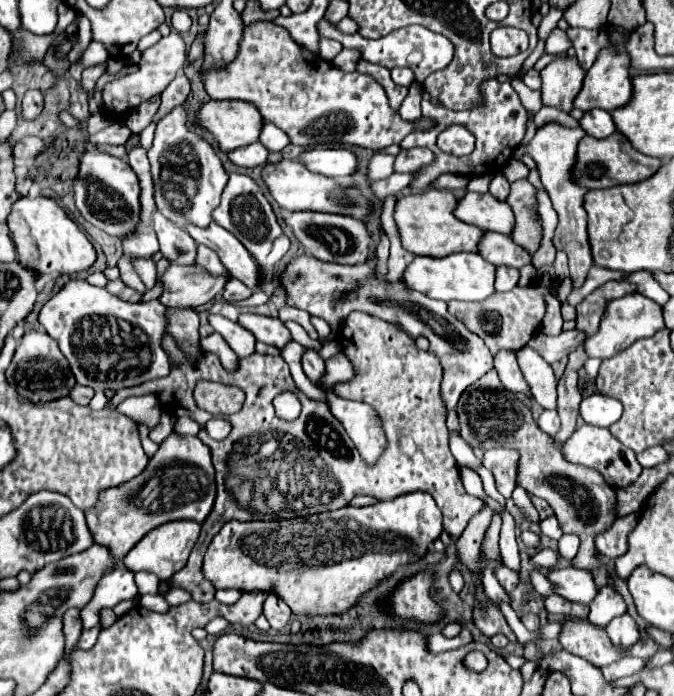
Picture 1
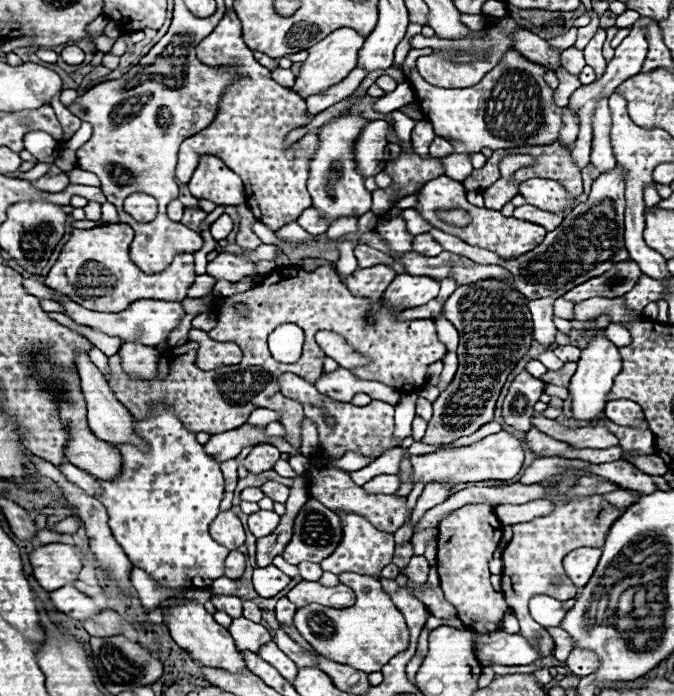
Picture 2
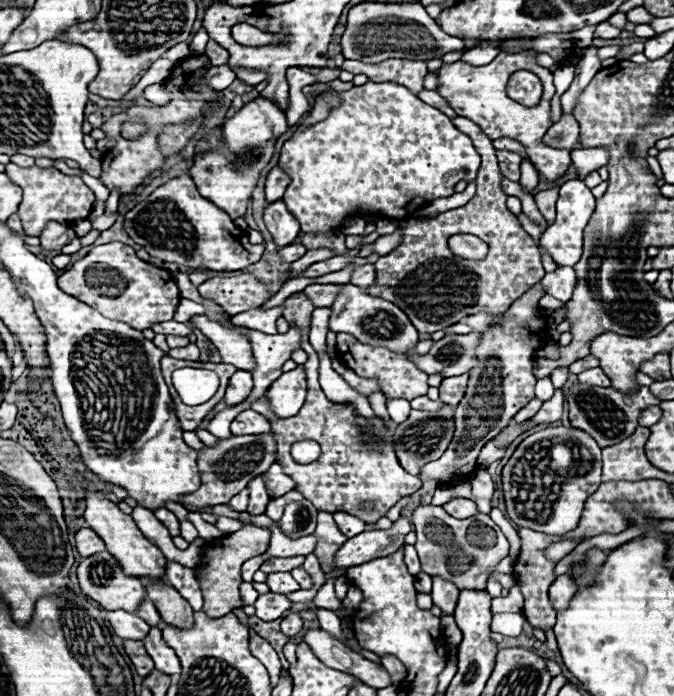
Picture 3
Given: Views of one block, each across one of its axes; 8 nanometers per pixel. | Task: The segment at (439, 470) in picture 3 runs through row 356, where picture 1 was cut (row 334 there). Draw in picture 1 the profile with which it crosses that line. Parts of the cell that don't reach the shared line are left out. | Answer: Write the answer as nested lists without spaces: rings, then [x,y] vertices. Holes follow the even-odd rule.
[[[516,286],[510,292],[494,292],[488,300],[482,302],[448,302],[448,310],[464,322],[468,330],[478,334],[484,344],[490,348],[492,354],[498,354],[500,350],[508,352],[518,352],[528,344],[528,340],[534,336],[534,332],[540,328],[542,316],[546,312],[544,300],[542,300],[544,290],[540,286],[528,286],[520,288]]]

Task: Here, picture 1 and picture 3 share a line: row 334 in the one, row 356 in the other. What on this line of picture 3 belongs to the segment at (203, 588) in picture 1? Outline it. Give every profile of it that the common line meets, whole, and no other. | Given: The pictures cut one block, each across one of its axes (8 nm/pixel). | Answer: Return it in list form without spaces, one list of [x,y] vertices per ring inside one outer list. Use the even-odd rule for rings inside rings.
[[[338,333],[336,354],[362,378],[376,378],[380,384],[380,390],[384,392],[386,400],[394,398],[404,398],[412,400],[416,396],[424,396],[428,392],[428,374],[418,370],[412,362],[408,362],[408,352],[396,354],[392,350],[384,350],[384,346],[368,346],[362,342],[356,342],[350,334]],[[164,356],[164,358],[162,358],[162,374],[164,374],[168,386],[172,388],[172,382],[170,382],[170,372],[172,372],[172,370],[176,370],[176,368],[180,368],[180,366],[194,366],[194,364],[198,364],[198,362],[190,362],[190,360],[186,362],[186,360],[176,360],[176,358],[172,358],[172,356]]]

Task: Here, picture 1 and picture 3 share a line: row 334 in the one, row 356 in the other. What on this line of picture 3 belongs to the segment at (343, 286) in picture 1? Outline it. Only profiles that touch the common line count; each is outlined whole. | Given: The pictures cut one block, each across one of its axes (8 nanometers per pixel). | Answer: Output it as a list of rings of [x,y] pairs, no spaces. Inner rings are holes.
[[[480,332],[452,334],[434,342],[426,356],[412,354],[410,360],[426,374],[440,374],[444,378],[464,374],[476,366],[476,346],[480,344]]]

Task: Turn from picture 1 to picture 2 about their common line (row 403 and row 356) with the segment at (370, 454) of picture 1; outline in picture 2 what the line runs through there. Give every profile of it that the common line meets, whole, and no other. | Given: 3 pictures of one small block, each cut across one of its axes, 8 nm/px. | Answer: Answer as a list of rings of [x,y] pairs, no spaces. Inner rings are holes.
[[[322,330],[317,332],[315,336],[320,350],[328,356],[334,358],[340,366],[344,368],[352,368],[352,366],[362,366],[364,362],[368,362],[364,356],[356,354],[346,342],[344,338],[340,338],[338,334],[332,334],[331,331]]]

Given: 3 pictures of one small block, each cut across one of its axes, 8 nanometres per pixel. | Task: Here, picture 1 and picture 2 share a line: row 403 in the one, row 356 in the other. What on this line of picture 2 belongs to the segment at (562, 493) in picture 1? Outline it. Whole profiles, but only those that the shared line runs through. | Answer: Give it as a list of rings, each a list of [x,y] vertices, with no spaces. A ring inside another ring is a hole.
[[[484,280],[474,282],[472,286],[460,286],[444,304],[444,316],[456,326],[456,330],[460,330],[460,366],[454,380],[432,404],[434,416],[420,440],[424,444],[450,444],[490,422],[494,418],[496,398],[508,374],[528,352],[532,342],[528,298],[512,290],[508,282]]]

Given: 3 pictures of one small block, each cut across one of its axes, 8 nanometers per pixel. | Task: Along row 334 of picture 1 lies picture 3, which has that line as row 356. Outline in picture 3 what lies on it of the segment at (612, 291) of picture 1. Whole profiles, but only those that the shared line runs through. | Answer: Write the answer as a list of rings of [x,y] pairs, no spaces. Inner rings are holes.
[[[586,356],[586,358],[580,358],[580,360],[572,362],[572,364],[568,366],[568,370],[570,370],[572,374],[580,374],[580,372],[584,372],[584,370],[588,370],[588,368],[596,368],[596,366],[598,366],[598,360],[596,360],[594,356]]]

